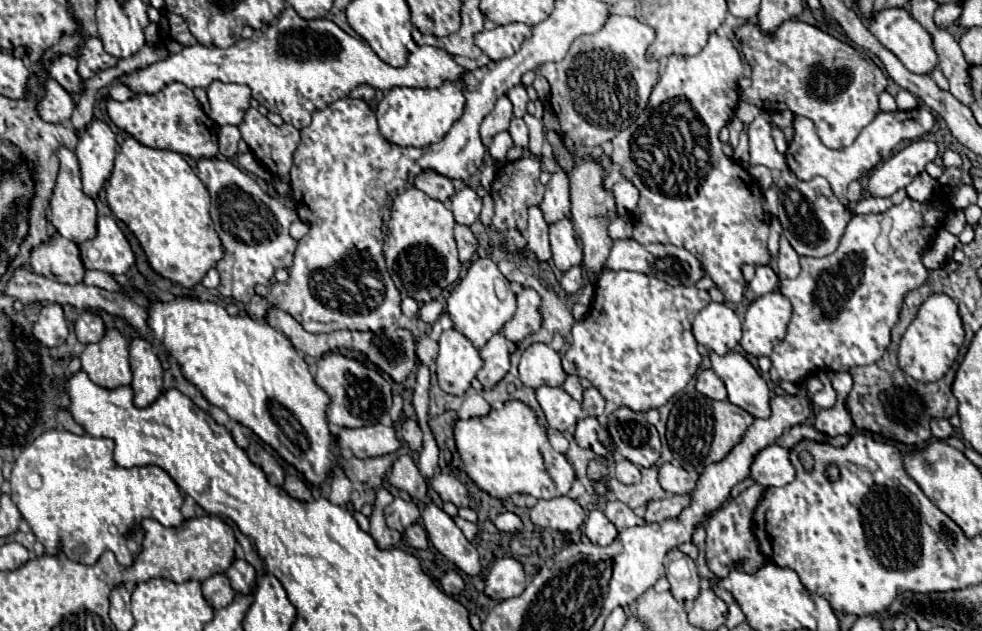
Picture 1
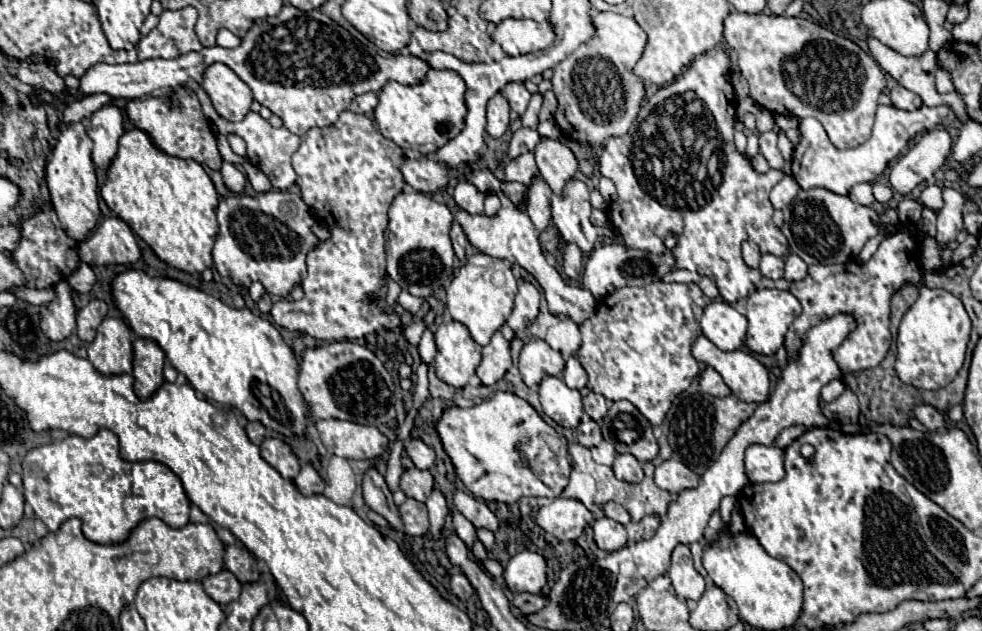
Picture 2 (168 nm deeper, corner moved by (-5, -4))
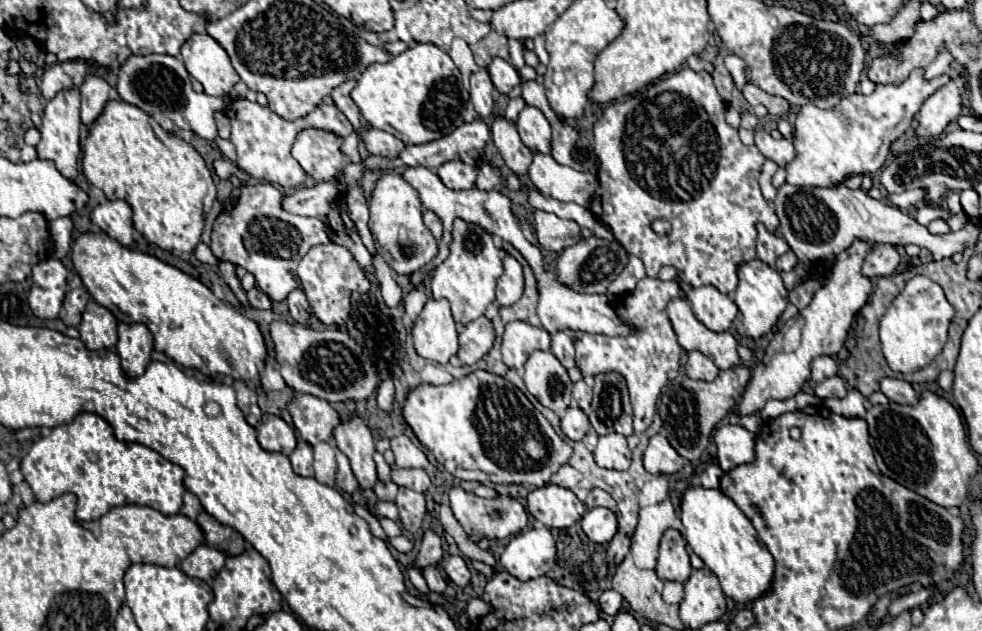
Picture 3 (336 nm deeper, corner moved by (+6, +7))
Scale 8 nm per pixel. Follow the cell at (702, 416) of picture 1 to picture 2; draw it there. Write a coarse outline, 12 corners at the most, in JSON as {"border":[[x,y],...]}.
{"border":[[693,384],[671,408],[669,444],[699,476],[757,404]]}

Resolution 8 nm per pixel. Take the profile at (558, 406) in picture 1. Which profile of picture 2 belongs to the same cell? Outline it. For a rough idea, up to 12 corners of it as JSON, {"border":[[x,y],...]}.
{"border":[[561,376],[539,382],[543,412],[565,428],[583,416],[579,390]]}

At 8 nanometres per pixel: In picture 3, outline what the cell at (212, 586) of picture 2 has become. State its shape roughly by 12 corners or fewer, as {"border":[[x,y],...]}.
{"border":[[200,545],[182,561],[182,571],[208,583],[218,575],[226,555]]}

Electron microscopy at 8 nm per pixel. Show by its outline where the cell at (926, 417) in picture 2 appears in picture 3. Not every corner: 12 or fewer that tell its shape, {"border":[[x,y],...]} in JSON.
{"border":[[886,377],[880,391],[900,405],[916,405],[918,393],[908,381]]}

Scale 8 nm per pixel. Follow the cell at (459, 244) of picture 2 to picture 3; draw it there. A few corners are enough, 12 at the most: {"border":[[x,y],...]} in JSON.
{"border":[[424,211],[424,223],[440,241],[444,231],[434,211]]}

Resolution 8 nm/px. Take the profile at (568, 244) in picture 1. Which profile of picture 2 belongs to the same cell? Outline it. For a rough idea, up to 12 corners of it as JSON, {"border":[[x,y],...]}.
{"border":[[567,180],[551,198],[561,238],[591,254],[597,228],[589,222],[589,188]]}

